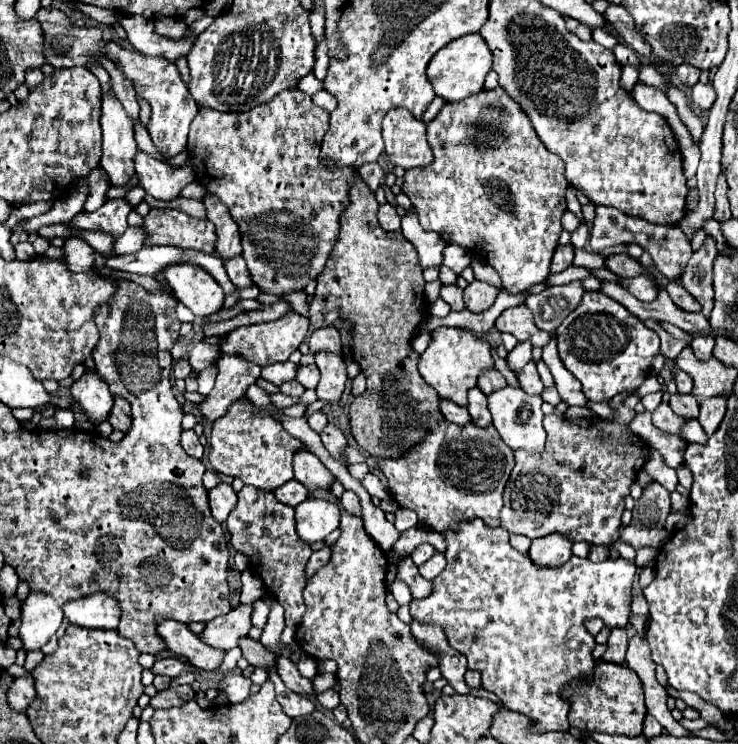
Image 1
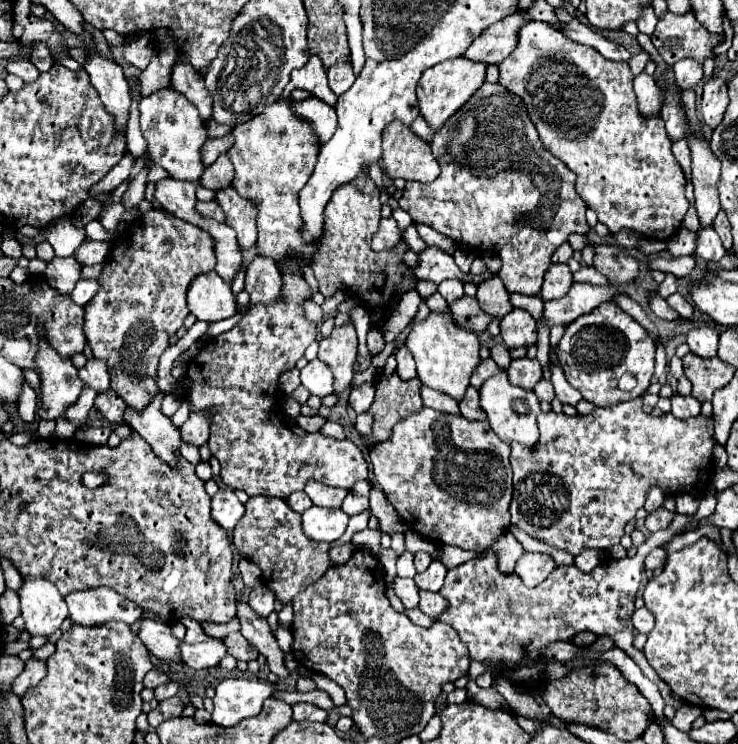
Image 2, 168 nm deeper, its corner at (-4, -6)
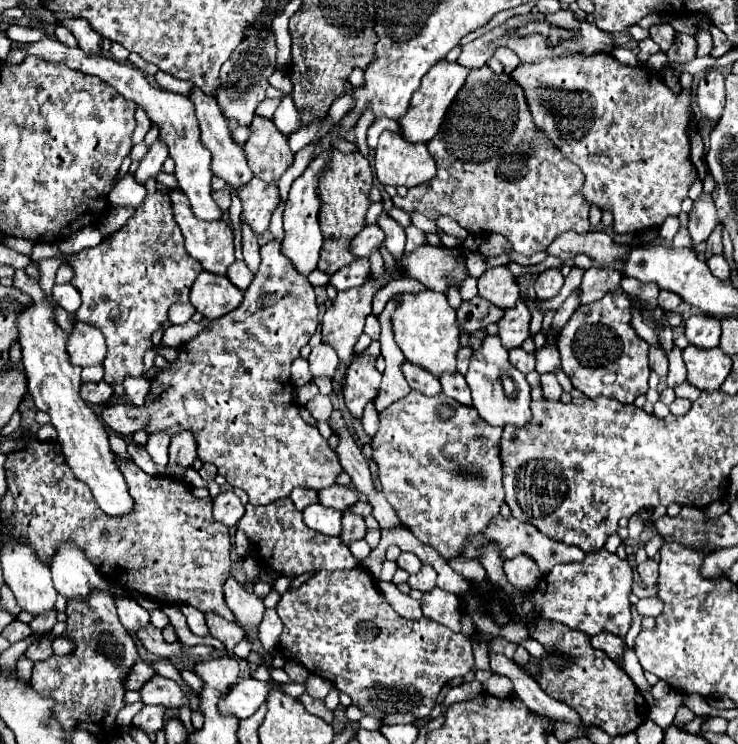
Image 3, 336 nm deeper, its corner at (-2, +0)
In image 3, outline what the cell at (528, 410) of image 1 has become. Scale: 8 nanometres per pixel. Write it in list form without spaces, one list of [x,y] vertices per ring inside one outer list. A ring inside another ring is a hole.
[[[485,336],[483,348],[473,352],[473,360],[469,364],[469,372],[465,376],[471,396],[473,396],[473,408],[477,408],[479,416],[489,422],[491,426],[517,426],[523,428],[531,420],[531,386],[525,380],[525,374],[521,374],[517,368],[513,368],[507,360],[507,350],[503,348],[499,336]]]

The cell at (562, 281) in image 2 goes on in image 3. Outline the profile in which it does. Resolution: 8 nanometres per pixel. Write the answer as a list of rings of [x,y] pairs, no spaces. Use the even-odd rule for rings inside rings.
[[[549,268],[549,270],[543,270],[539,276],[537,276],[537,282],[535,282],[535,292],[537,292],[537,298],[539,300],[549,300],[553,296],[559,294],[561,286],[563,286],[563,274],[557,270],[557,268]]]

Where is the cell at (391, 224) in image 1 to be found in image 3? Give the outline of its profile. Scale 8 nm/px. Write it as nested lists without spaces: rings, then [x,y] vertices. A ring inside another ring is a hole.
[[[367,224],[355,238],[353,238],[353,254],[357,258],[369,258],[373,250],[385,242],[385,234],[379,224]]]

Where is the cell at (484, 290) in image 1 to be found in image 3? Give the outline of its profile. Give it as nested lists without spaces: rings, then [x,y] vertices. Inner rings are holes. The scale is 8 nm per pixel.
[[[497,266],[485,270],[485,274],[479,278],[479,296],[505,310],[519,300],[519,286],[511,272]]]

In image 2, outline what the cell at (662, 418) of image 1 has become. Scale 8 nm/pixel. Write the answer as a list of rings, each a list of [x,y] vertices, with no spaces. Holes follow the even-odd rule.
[[[635,398],[629,402],[595,408],[585,416],[541,412],[537,416],[537,426],[541,436],[531,450],[525,446],[511,446],[511,524],[525,530],[529,536],[573,556],[577,556],[583,548],[603,550],[619,544],[627,522],[645,504],[651,486],[659,486],[667,496],[679,496],[685,492],[695,498],[703,498],[711,486],[711,474],[715,466],[713,418],[703,418],[699,414],[689,420],[679,420],[671,412],[655,418],[645,414],[641,398]]]

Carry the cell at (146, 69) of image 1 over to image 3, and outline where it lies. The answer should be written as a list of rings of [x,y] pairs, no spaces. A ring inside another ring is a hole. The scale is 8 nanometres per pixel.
[[[45,38],[45,40],[39,40],[39,42],[15,42],[13,40],[11,50],[23,50],[27,56],[39,56],[43,60],[63,62],[69,68],[91,72],[91,74],[99,76],[101,80],[105,80],[107,84],[111,84],[121,96],[127,96],[127,100],[133,100],[135,104],[143,106],[143,110],[147,112],[151,124],[159,130],[159,142],[163,142],[169,148],[169,158],[175,160],[175,178],[179,182],[179,188],[187,194],[193,212],[201,220],[219,220],[223,216],[223,212],[217,208],[217,204],[211,198],[211,178],[213,178],[213,172],[211,172],[211,166],[209,166],[211,164],[211,152],[201,144],[197,118],[195,118],[193,102],[191,102],[189,96],[153,88],[139,68],[117,62],[113,58],[85,54],[79,48],[67,48],[55,38]]]

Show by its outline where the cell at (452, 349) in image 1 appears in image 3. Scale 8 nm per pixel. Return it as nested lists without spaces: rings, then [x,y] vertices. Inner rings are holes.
[[[419,292],[419,294],[403,294],[403,298],[397,304],[397,310],[393,312],[393,332],[395,342],[405,354],[405,358],[419,368],[425,368],[433,376],[441,376],[445,372],[457,372],[457,352],[461,348],[459,344],[459,326],[457,318],[453,316],[453,308],[449,306],[445,294],[441,292]]]

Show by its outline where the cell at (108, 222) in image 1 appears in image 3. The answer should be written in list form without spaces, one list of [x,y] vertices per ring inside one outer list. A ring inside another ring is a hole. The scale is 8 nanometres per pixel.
[[[157,140],[157,142],[149,148],[149,152],[145,154],[145,158],[141,160],[141,164],[139,164],[137,172],[133,174],[133,176],[135,176],[135,180],[137,180],[139,184],[145,184],[149,178],[153,178],[153,176],[157,176],[157,174],[161,172],[161,168],[163,168],[163,162],[165,162],[165,160],[167,160],[165,146]]]

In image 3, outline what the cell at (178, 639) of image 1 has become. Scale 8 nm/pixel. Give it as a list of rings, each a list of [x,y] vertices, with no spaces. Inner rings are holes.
[[[115,600],[115,604],[117,604],[117,612],[121,616],[121,624],[125,624],[125,628],[129,628],[129,632],[135,634],[151,624],[149,612],[145,608],[141,608],[139,604],[133,604],[133,600]]]

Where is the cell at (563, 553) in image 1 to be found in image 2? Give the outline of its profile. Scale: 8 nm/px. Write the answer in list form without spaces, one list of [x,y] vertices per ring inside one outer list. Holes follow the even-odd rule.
[[[523,554],[515,564],[515,574],[529,588],[539,586],[553,570],[555,562],[547,554]]]

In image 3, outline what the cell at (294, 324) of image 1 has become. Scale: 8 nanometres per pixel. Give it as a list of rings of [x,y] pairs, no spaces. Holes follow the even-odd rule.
[[[271,240],[269,244],[261,246],[261,266],[259,266],[259,272],[255,274],[253,282],[249,284],[249,288],[245,290],[245,300],[241,302],[241,306],[237,306],[235,310],[231,310],[227,316],[223,318],[217,318],[211,322],[211,328],[201,332],[199,336],[195,336],[193,340],[189,340],[183,348],[179,348],[179,358],[171,364],[169,370],[161,370],[157,374],[155,380],[151,380],[151,392],[147,396],[147,402],[145,406],[133,406],[133,404],[111,404],[103,410],[101,418],[103,422],[115,430],[117,434],[121,436],[131,436],[133,432],[141,430],[147,426],[149,434],[157,432],[157,430],[165,430],[169,434],[175,434],[179,430],[191,430],[195,434],[195,440],[197,440],[197,456],[203,460],[203,462],[211,462],[217,466],[219,474],[225,476],[225,480],[235,486],[235,488],[241,488],[249,494],[249,502],[251,504],[269,504],[273,500],[279,500],[279,498],[287,498],[291,494],[293,488],[311,488],[311,490],[321,490],[321,488],[327,488],[327,486],[333,486],[337,476],[343,472],[343,466],[339,462],[339,456],[337,452],[329,446],[329,442],[319,434],[319,430],[311,424],[307,424],[301,416],[299,416],[299,410],[295,406],[295,396],[293,396],[293,384],[291,384],[291,364],[295,358],[299,358],[299,350],[309,342],[309,338],[313,336],[313,332],[317,330],[317,302],[315,302],[315,290],[313,286],[309,284],[307,276],[303,276],[301,272],[297,272],[297,268],[293,266],[293,262],[289,262],[285,258],[285,254],[281,252],[281,244]]]

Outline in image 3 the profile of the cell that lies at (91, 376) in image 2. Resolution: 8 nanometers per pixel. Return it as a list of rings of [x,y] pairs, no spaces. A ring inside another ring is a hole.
[[[77,322],[73,326],[73,334],[67,340],[67,352],[71,356],[71,364],[79,368],[103,364],[107,354],[105,338],[91,324]]]

